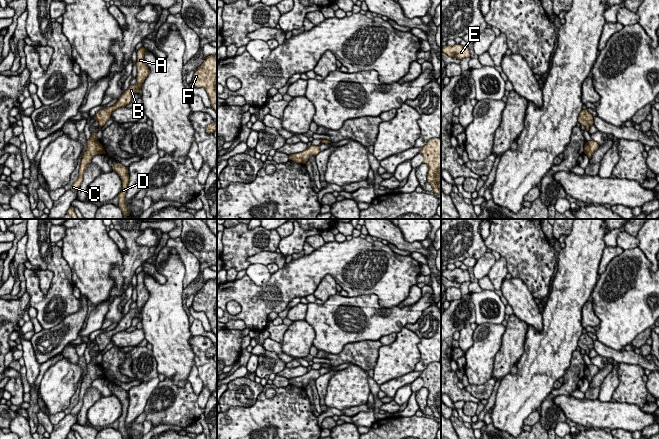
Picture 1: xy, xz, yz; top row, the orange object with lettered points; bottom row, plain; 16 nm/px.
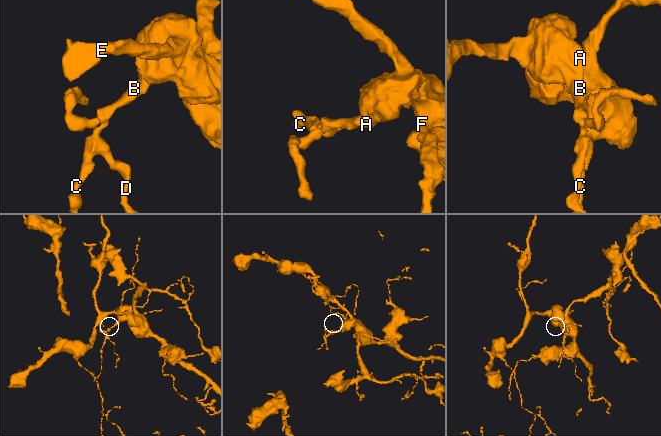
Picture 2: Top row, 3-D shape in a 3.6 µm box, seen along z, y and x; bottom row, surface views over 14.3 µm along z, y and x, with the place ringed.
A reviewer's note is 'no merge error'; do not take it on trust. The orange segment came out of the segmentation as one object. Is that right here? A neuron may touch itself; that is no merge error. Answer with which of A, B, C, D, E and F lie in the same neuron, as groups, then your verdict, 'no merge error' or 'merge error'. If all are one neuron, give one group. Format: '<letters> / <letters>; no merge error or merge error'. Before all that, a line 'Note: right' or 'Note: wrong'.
Note: right
A B C D E F; no merge error

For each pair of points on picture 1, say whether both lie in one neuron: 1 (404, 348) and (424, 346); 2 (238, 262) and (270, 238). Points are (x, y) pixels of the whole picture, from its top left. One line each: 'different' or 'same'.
1: different
2: same

